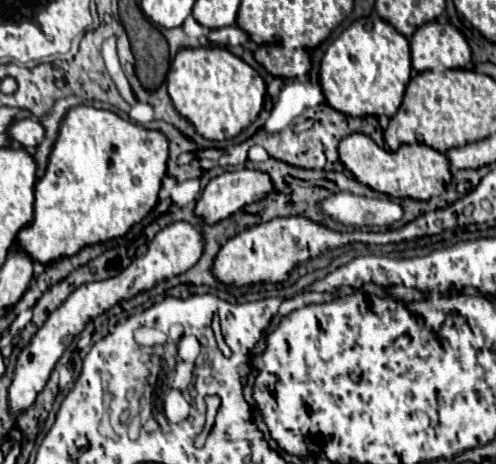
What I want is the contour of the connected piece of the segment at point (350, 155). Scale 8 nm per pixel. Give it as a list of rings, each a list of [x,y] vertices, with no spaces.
[[[350,133],[338,145],[338,155],[344,169],[360,183],[368,185],[374,191],[386,193],[390,197],[414,197],[414,199],[430,199],[434,195],[444,193],[446,183],[450,183],[450,163],[444,153],[434,151],[424,143],[402,145],[398,151],[380,149],[368,135]]]

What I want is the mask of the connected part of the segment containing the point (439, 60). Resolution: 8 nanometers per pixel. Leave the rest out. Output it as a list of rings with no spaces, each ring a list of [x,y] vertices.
[[[430,21],[410,37],[412,67],[416,71],[460,69],[470,63],[470,47],[464,35],[450,23]]]

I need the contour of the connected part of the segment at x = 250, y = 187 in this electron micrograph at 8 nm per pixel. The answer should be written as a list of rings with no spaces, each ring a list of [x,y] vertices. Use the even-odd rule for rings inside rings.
[[[247,168],[227,171],[222,175],[218,175],[218,177],[214,177],[206,185],[202,197],[196,203],[196,215],[202,217],[206,223],[216,223],[216,221],[222,221],[222,219],[230,217],[232,213],[240,211],[244,205],[266,197],[268,193],[272,193],[272,181],[270,181],[270,177],[266,173]]]

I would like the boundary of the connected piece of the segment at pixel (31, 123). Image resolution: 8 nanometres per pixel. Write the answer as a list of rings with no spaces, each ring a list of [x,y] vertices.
[[[34,117],[18,119],[12,121],[12,125],[8,125],[8,137],[12,143],[18,143],[24,149],[34,149],[44,139],[44,129]]]

